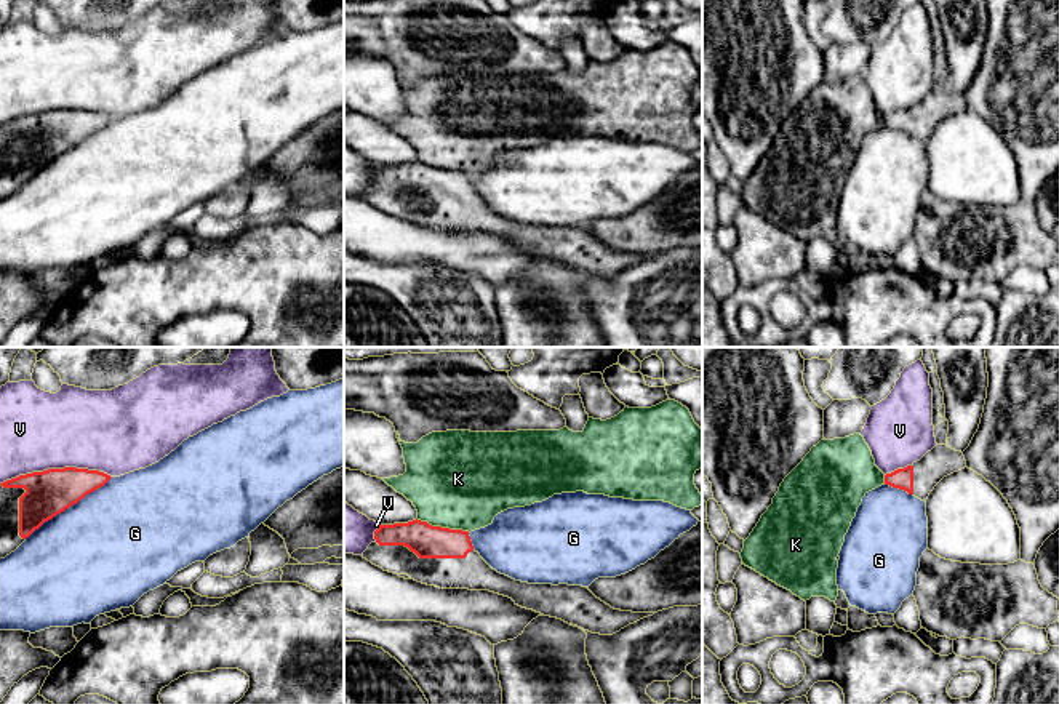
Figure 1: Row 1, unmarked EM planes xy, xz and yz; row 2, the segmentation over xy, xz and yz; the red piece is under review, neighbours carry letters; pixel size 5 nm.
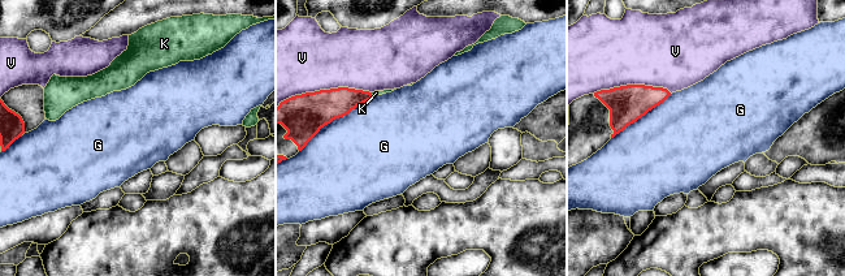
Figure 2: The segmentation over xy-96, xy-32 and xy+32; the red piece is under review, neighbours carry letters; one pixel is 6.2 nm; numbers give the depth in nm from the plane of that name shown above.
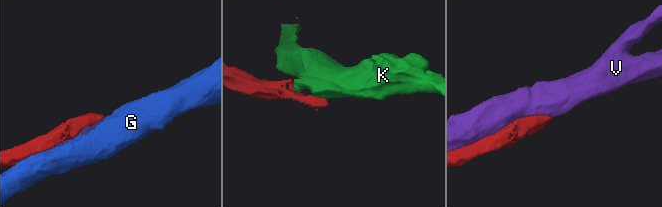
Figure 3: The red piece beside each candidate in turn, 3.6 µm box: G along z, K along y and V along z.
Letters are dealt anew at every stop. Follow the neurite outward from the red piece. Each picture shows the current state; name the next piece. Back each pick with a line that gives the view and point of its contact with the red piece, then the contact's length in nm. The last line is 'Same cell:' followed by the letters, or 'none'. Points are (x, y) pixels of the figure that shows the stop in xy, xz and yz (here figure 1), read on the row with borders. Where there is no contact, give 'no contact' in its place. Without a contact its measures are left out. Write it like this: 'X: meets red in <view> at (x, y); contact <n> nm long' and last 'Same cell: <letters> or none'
K: meets red in xz at (443, 528); contact 280 nm long
Same cell: K

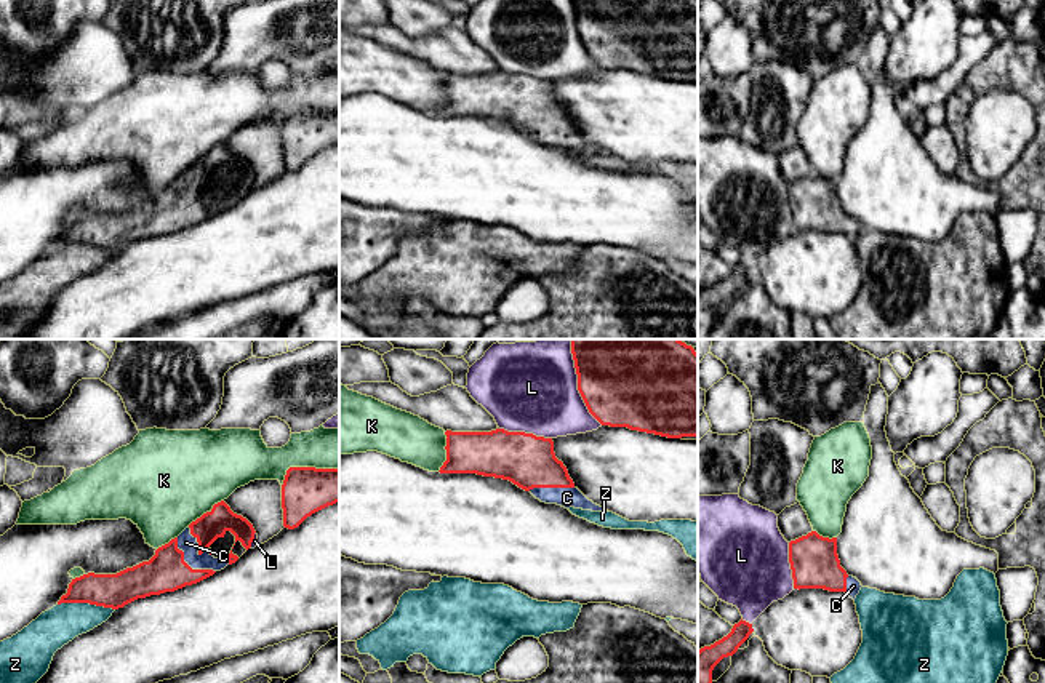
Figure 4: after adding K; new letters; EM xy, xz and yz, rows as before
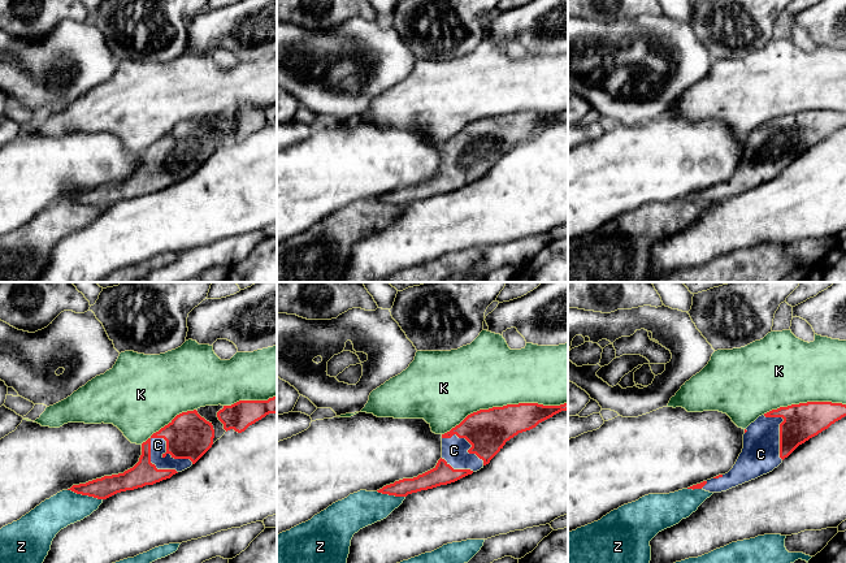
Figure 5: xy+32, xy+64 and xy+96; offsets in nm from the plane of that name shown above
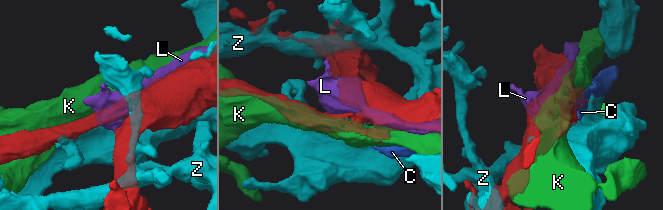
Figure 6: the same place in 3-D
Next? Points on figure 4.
C: meets red in xy at (188, 565); contact 260 nm long
Same cell: C

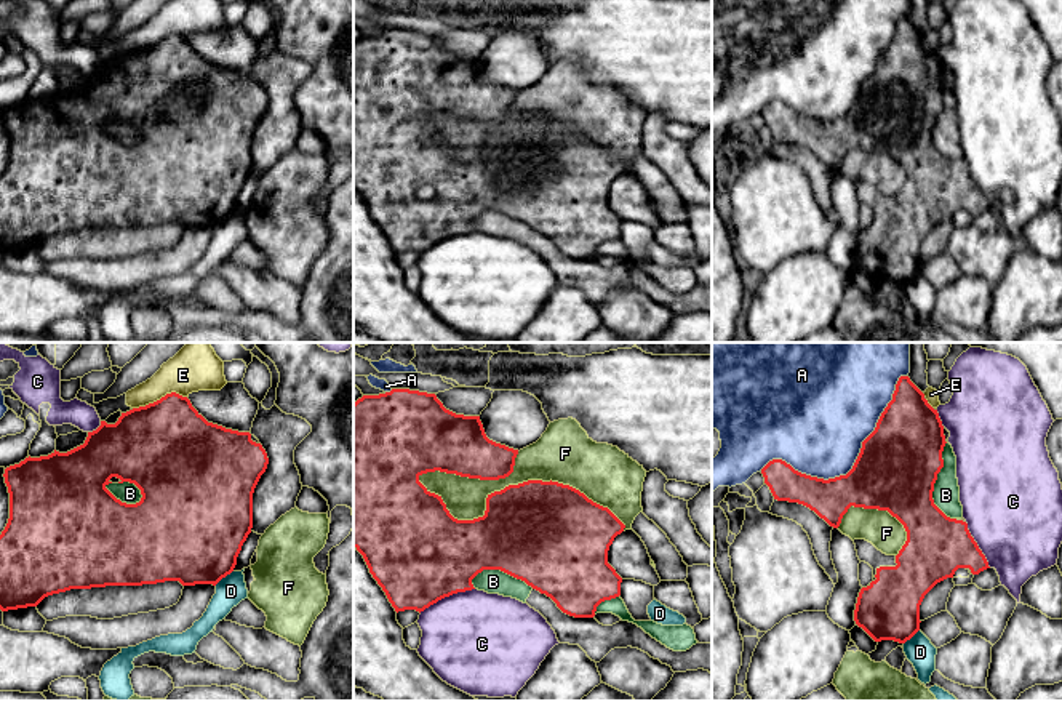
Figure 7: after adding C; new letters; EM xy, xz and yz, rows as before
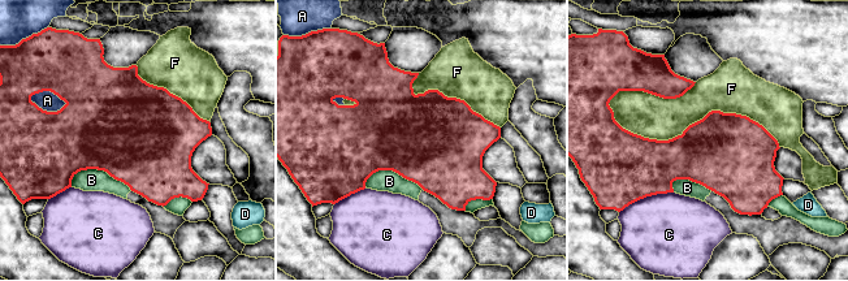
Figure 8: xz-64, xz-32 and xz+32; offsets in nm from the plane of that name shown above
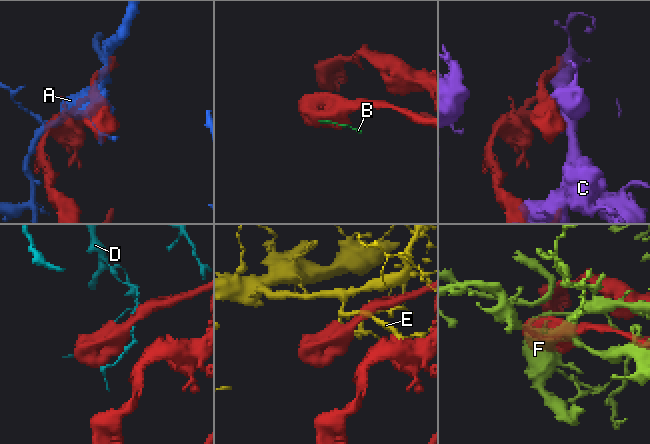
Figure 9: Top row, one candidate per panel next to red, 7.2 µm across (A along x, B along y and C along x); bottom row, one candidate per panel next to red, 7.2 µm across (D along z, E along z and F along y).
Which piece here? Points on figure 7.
Same cell: none

